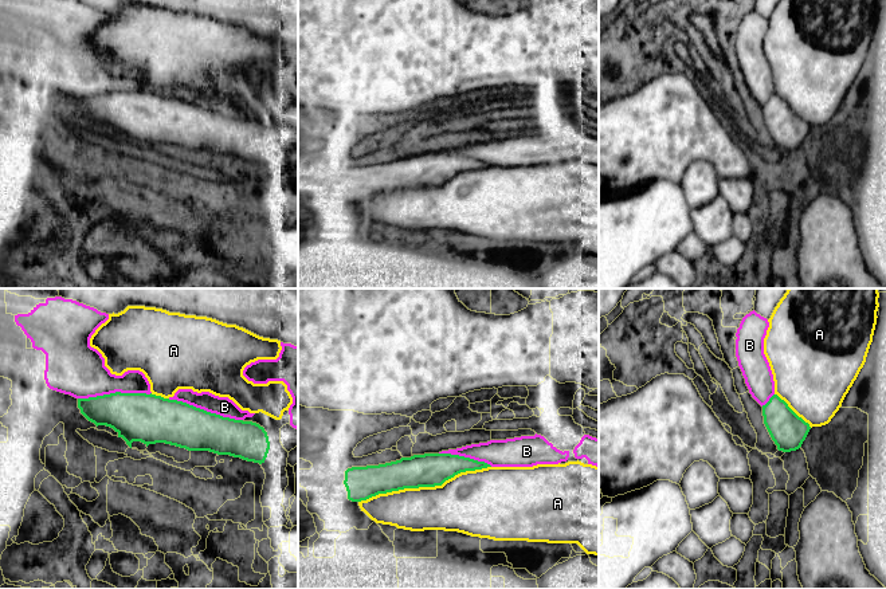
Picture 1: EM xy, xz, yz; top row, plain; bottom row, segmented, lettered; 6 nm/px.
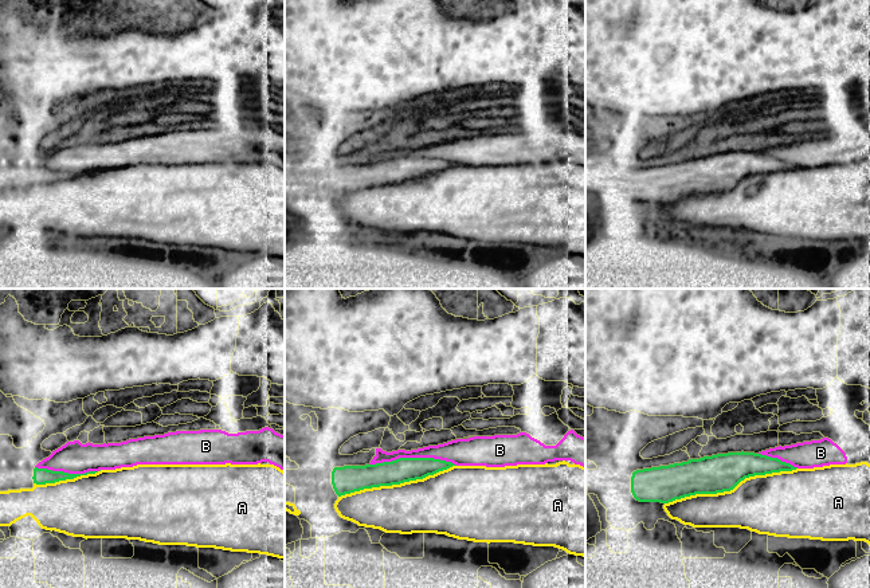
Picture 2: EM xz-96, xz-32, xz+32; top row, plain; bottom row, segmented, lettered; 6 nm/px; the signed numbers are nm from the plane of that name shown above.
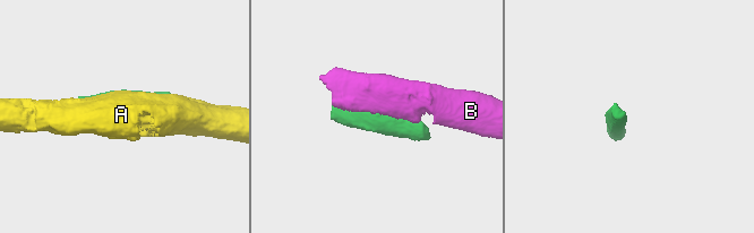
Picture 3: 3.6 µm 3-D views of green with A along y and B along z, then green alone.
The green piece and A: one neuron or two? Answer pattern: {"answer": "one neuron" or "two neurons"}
{"answer": "two neurons"}

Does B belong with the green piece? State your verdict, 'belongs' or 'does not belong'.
belongs

